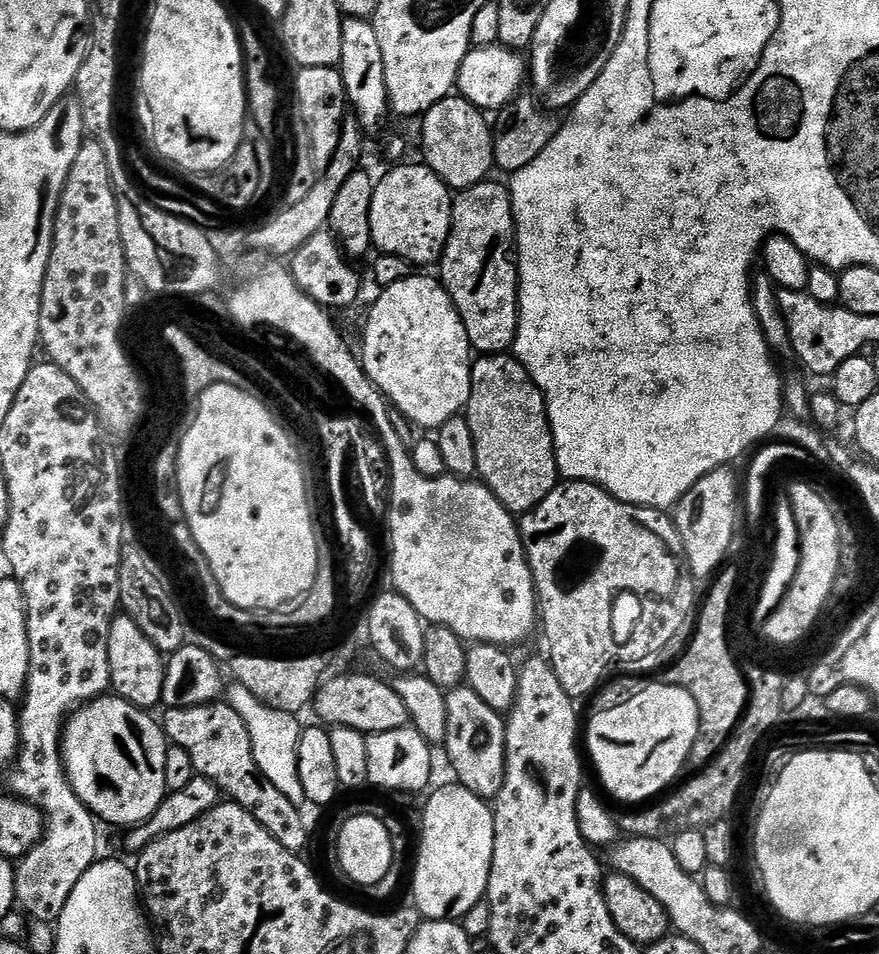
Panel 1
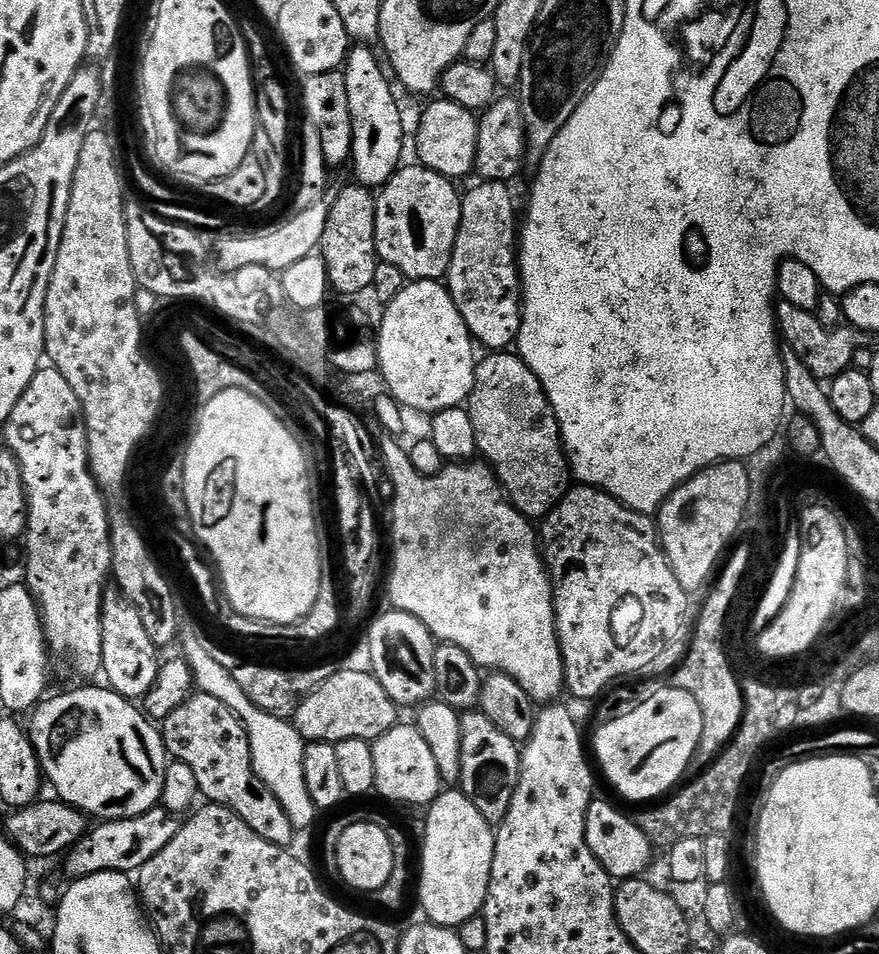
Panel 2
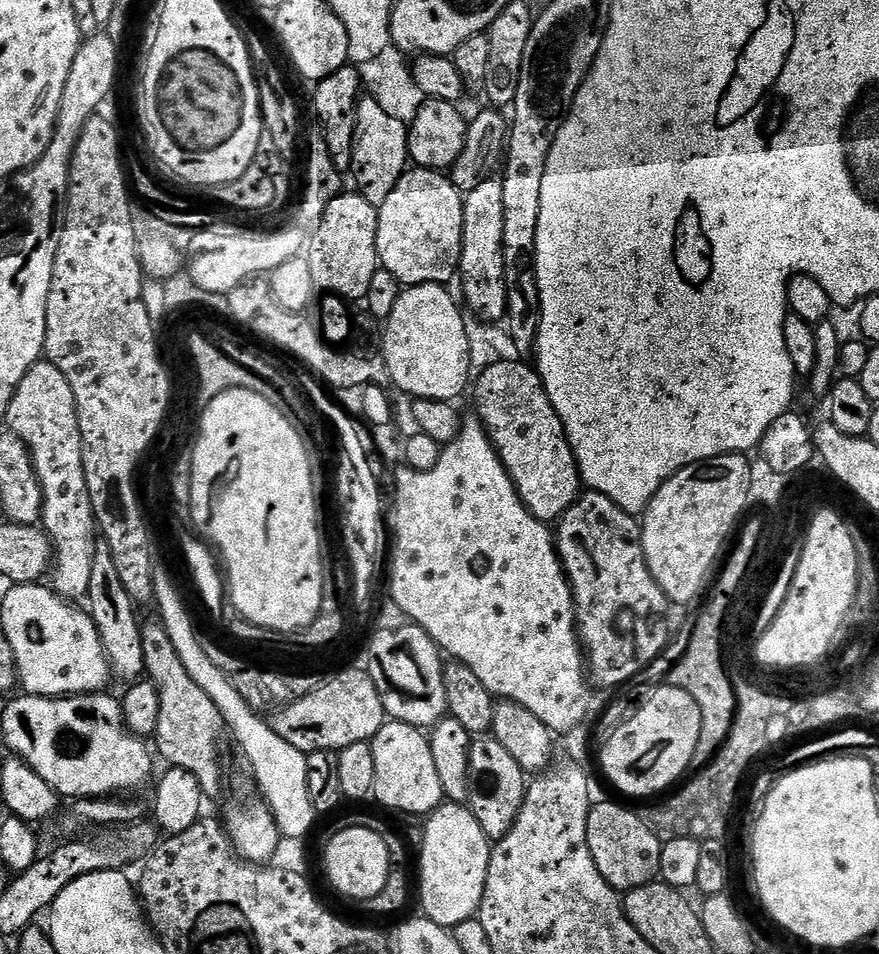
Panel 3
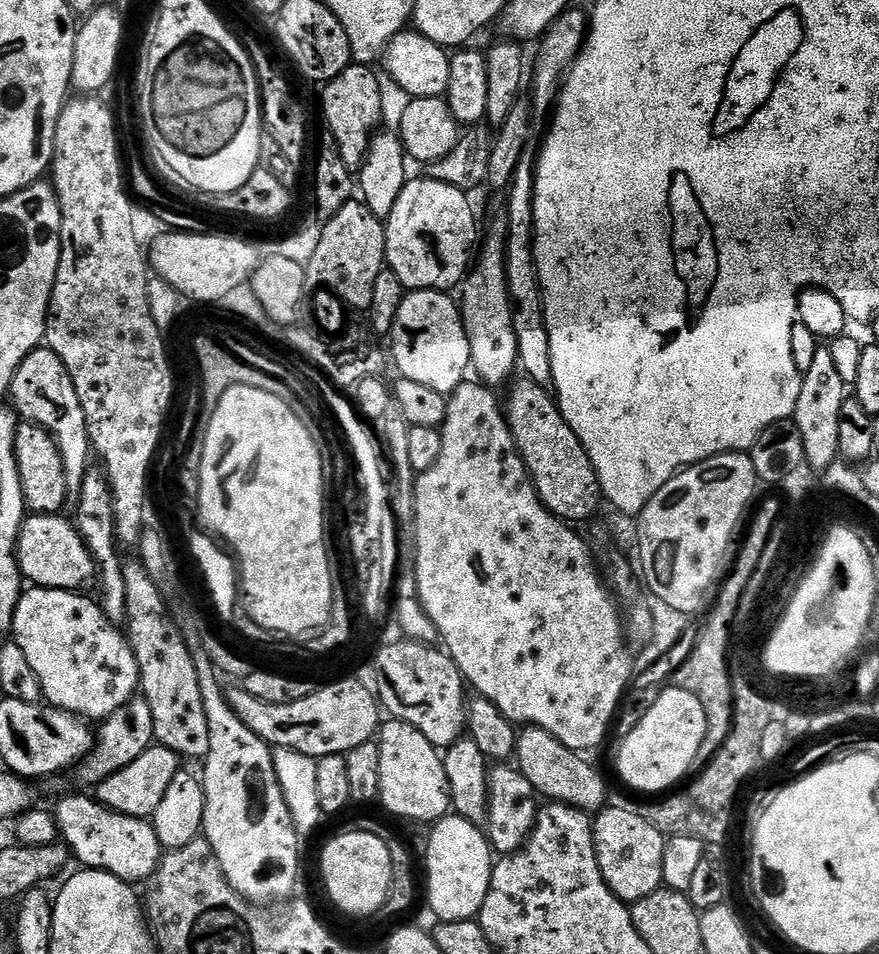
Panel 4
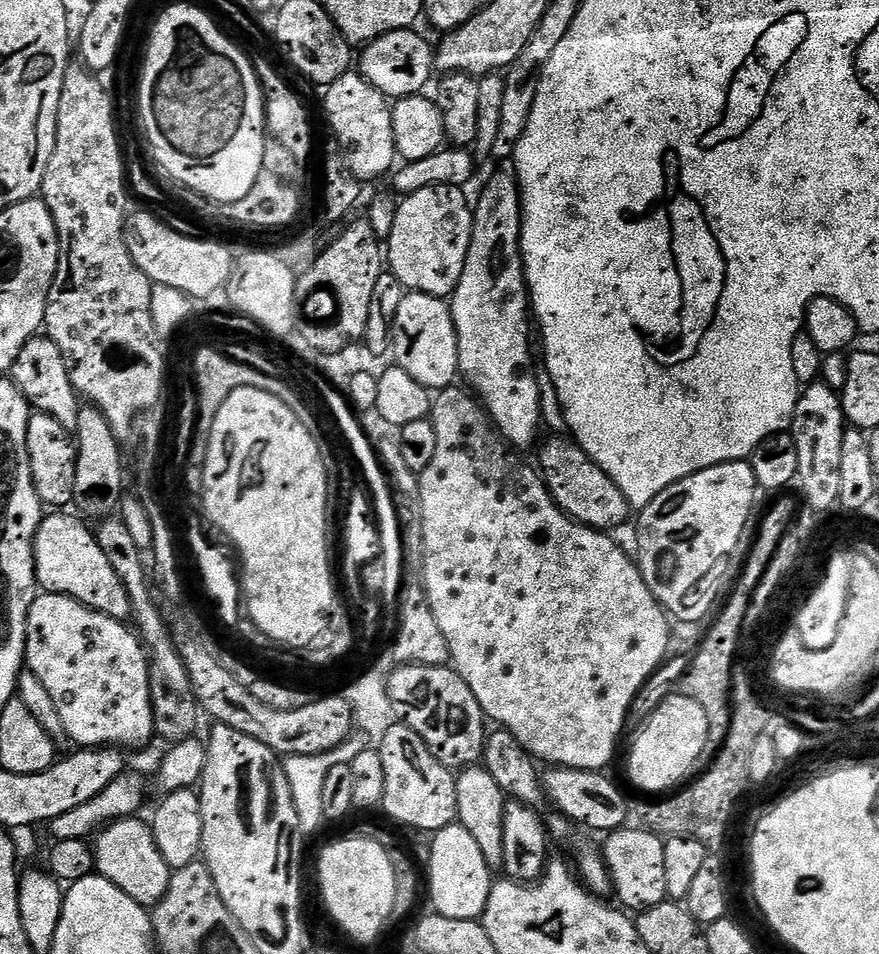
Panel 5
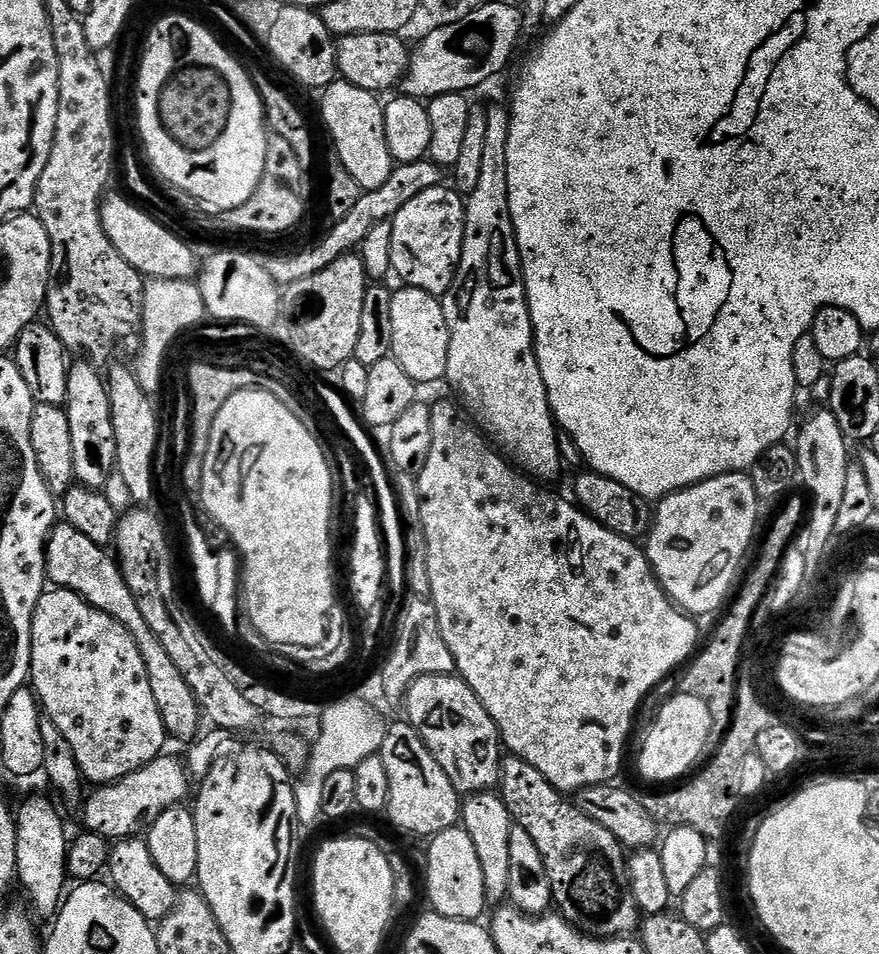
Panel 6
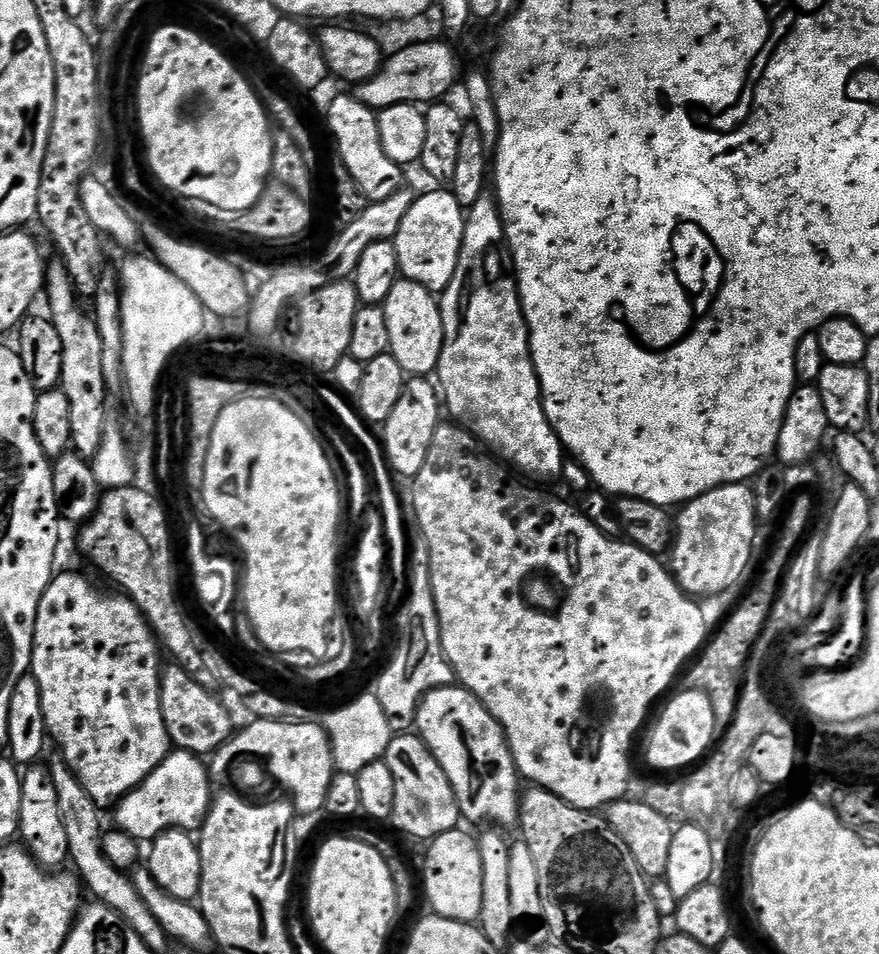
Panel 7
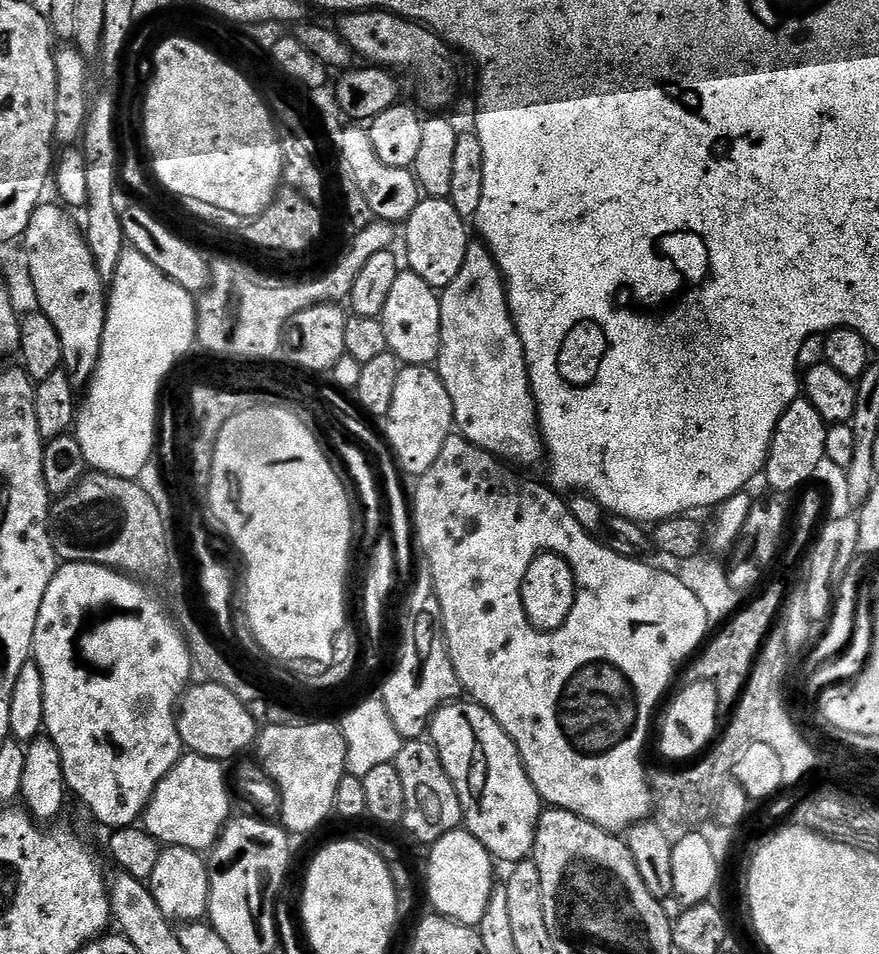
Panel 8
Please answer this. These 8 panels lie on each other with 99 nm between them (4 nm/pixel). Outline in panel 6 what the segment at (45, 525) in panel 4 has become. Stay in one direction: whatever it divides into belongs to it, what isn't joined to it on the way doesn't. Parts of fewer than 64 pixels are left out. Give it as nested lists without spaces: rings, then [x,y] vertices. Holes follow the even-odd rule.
[[[66,522],[57,523],[48,535],[46,558],[46,576],[57,588],[78,594],[102,614],[114,618],[134,638],[138,646],[138,654],[142,654],[142,662],[146,662],[146,678],[150,678],[150,691],[154,693],[154,702],[158,702],[158,714],[162,714],[164,731],[169,737],[183,742],[191,742],[201,735],[202,713],[190,686],[186,686],[186,678],[178,671],[178,666],[170,662],[170,654],[158,642],[154,630],[146,622],[142,610],[138,610],[138,598],[134,598],[134,590],[126,586],[126,578],[122,574],[119,563],[107,547],[90,542],[82,530],[74,530]]]

